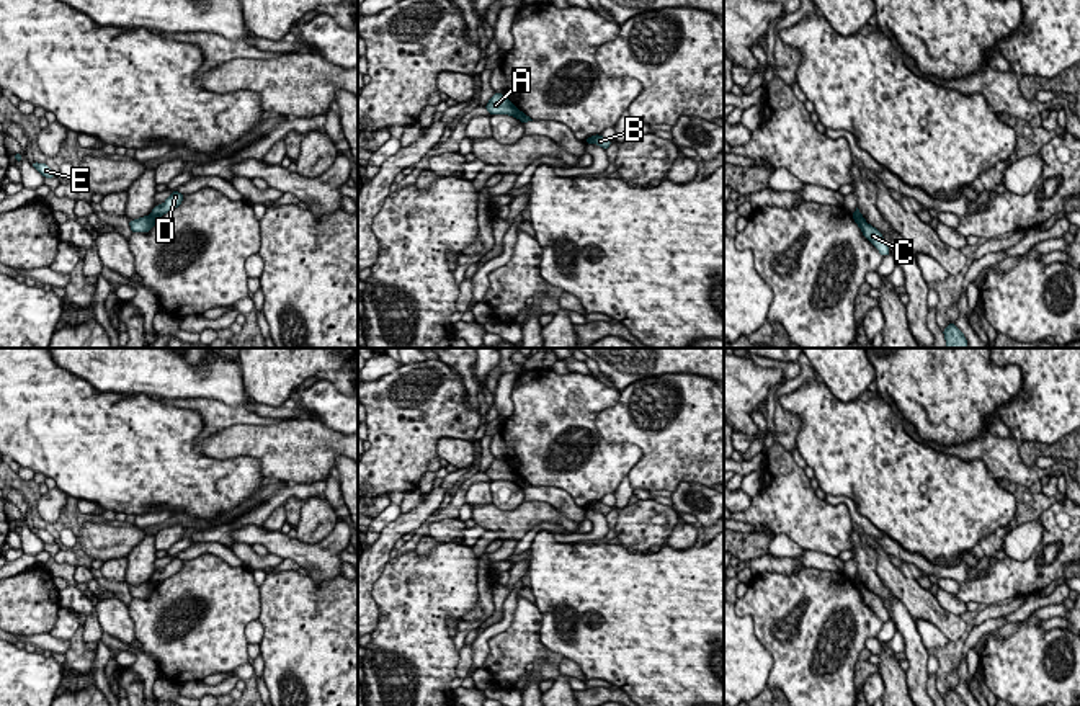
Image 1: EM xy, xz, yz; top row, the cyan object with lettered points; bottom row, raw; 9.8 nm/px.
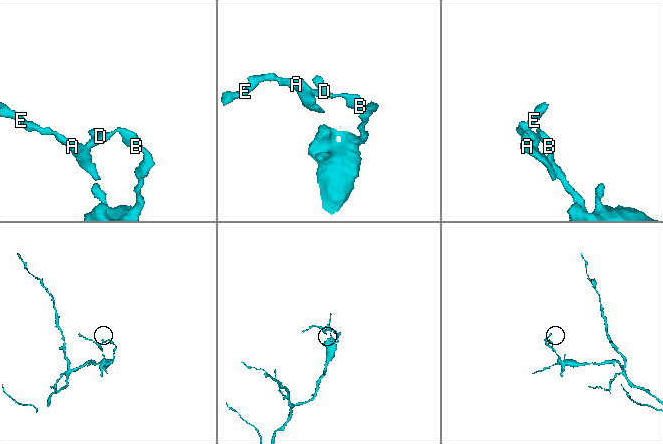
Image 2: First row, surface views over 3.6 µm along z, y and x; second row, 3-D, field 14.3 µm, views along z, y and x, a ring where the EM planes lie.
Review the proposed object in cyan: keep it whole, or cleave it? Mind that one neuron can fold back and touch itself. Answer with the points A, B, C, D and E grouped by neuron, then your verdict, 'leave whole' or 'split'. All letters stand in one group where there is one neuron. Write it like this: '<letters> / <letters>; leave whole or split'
A C E / B D; split

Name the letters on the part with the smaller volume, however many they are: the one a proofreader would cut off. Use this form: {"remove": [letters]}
{"remove": ["A", "C", "E"]}

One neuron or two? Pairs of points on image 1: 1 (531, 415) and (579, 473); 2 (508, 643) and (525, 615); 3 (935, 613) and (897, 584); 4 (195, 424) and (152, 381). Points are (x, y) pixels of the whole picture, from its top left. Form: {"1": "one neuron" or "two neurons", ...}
{"1": "one neuron", "2": "one neuron", "3": "one neuron", "4": "two neurons"}

